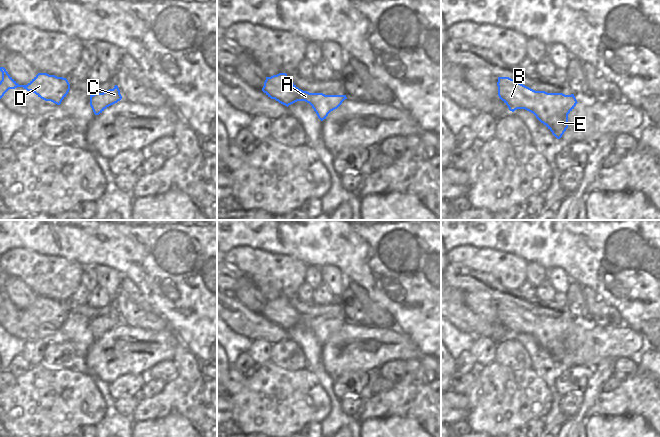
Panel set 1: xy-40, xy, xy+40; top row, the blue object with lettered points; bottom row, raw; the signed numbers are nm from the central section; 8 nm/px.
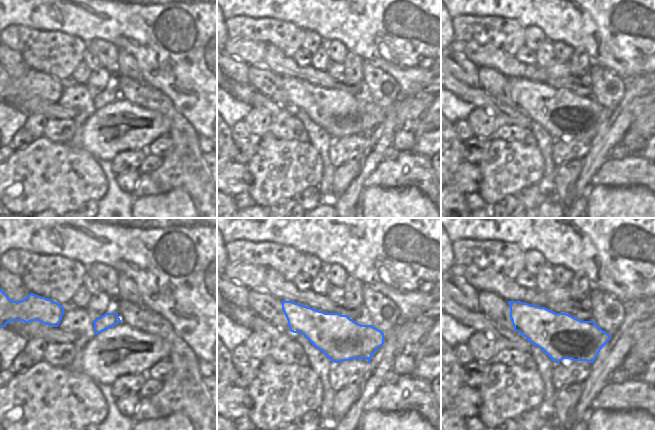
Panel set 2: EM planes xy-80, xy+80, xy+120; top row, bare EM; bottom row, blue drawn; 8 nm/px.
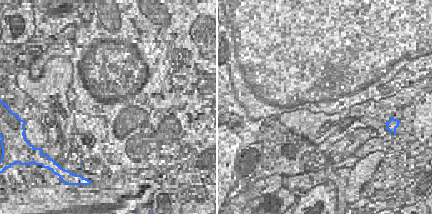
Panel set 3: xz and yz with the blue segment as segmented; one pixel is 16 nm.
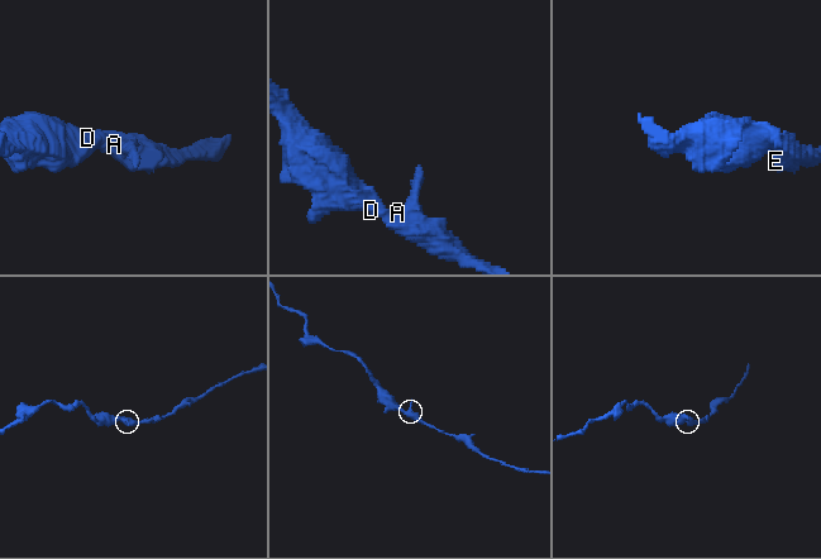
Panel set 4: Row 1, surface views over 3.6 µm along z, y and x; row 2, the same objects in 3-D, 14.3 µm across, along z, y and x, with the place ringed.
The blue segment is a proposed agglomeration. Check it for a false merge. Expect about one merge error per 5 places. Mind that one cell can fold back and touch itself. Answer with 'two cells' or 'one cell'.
one cell

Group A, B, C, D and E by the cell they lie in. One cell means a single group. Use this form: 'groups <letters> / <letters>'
groups A B C D E

